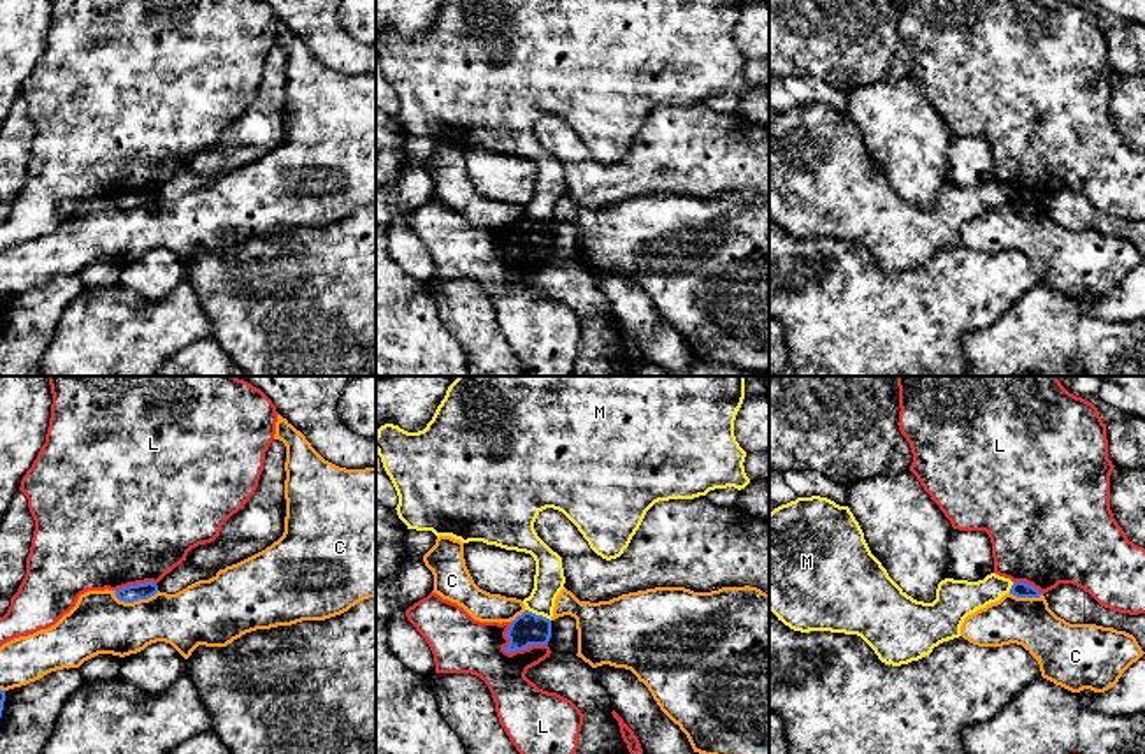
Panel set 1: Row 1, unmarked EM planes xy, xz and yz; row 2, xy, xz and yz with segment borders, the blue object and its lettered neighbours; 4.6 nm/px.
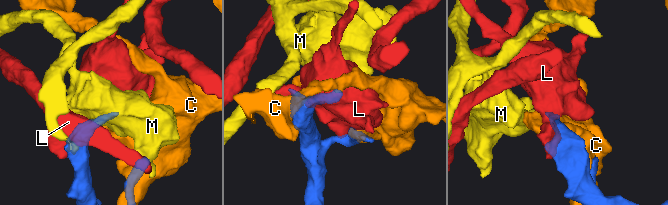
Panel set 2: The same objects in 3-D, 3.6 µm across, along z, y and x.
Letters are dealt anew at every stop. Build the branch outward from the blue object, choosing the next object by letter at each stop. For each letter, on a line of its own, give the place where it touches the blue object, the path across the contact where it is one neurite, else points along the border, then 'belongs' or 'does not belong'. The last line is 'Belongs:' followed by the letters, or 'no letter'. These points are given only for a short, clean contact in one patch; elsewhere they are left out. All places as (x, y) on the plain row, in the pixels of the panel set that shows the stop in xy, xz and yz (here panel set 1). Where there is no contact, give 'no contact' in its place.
C: meets blue in xy at (136, 206); does not belong
L: meets blue in xz at (524, 253); does not belong
M: meets blue in xz at (538, 222); border along xz (525, 215), (550, 227); does not belong
Belongs: no letter

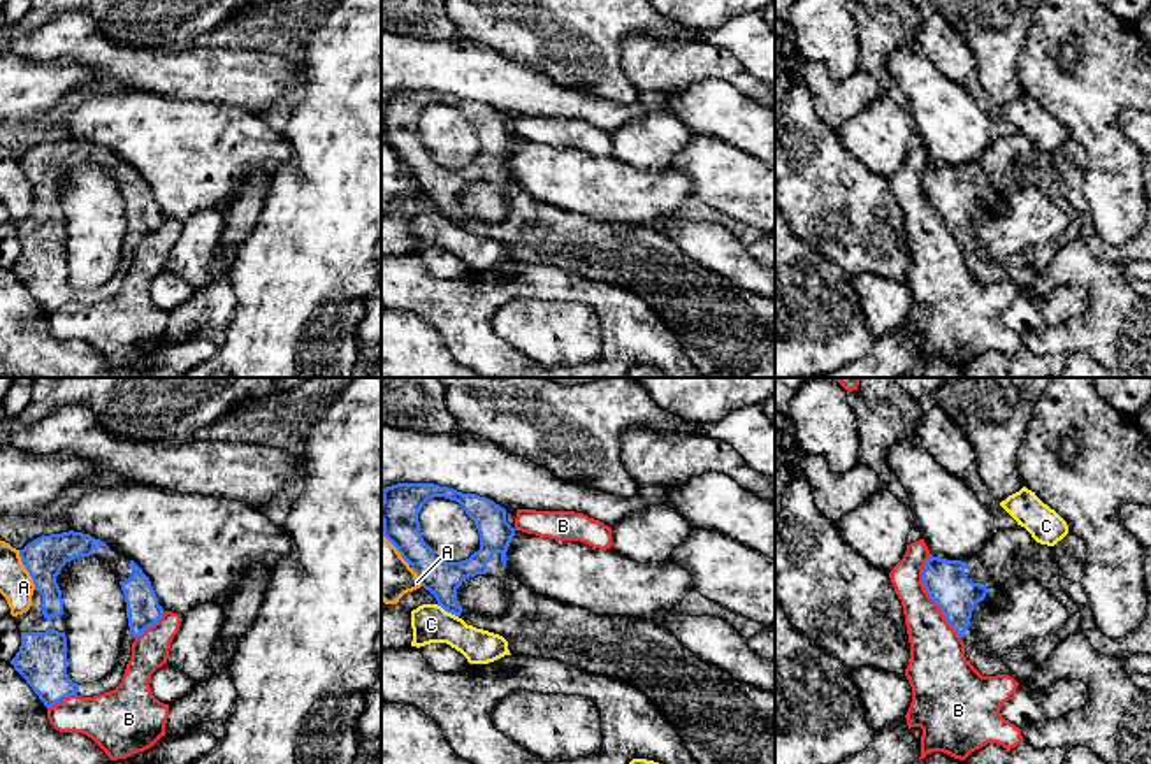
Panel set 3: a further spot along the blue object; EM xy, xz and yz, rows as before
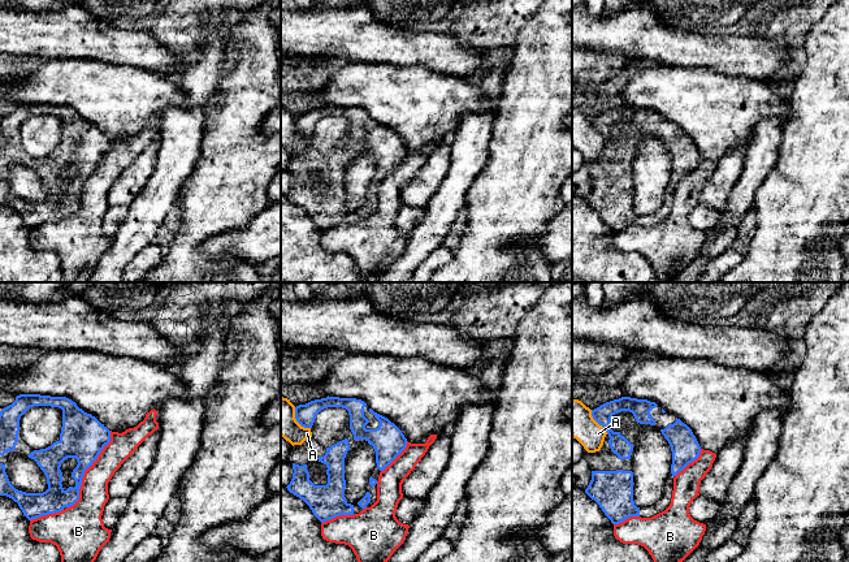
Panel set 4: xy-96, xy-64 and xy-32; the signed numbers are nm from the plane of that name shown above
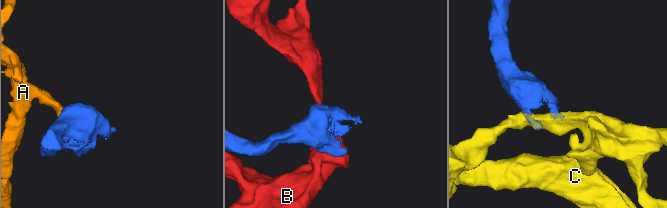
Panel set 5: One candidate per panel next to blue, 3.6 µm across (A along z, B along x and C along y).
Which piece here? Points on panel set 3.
A: meets blue in xy at (27, 176); border along xy (18, 157), (20, 167), (36, 195); does not belong
B: meets blue in yz at (930, 202); does not belong
C: meets blue in xz at (447, 216); border along xz (436, 211), (457, 223); does not belong
Belongs: no letter

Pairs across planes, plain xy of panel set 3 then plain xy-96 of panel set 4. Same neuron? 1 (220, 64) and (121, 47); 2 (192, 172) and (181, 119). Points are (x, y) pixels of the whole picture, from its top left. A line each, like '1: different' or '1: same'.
1: same
2: different

